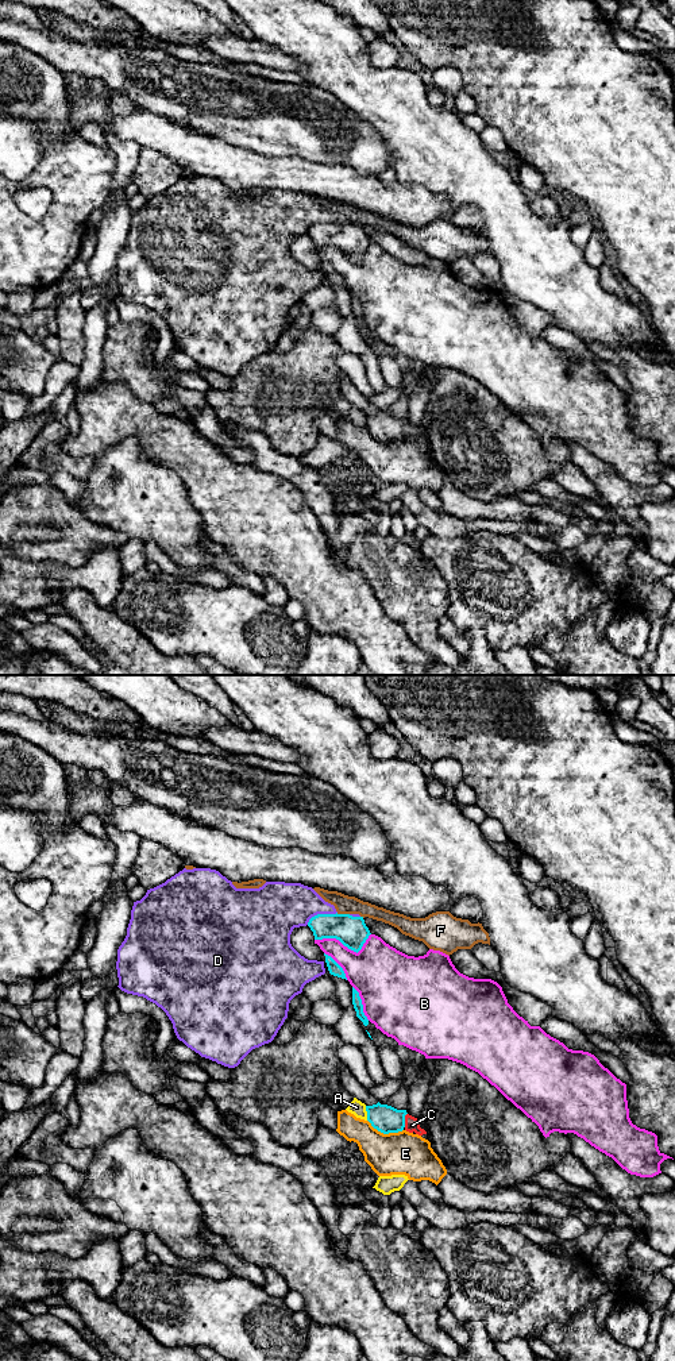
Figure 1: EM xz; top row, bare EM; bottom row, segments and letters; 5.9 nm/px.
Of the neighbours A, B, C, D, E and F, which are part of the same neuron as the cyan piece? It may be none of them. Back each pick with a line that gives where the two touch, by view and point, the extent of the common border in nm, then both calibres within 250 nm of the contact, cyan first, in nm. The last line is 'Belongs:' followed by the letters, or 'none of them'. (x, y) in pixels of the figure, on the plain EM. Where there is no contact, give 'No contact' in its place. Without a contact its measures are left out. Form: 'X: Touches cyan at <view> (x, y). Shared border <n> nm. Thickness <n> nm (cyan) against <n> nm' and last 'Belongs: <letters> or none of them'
C: Touches cyan at xz (404, 428). Shared border 90 nm. Thickness 160 nm (cyan) against 80 nm
Belongs: C

